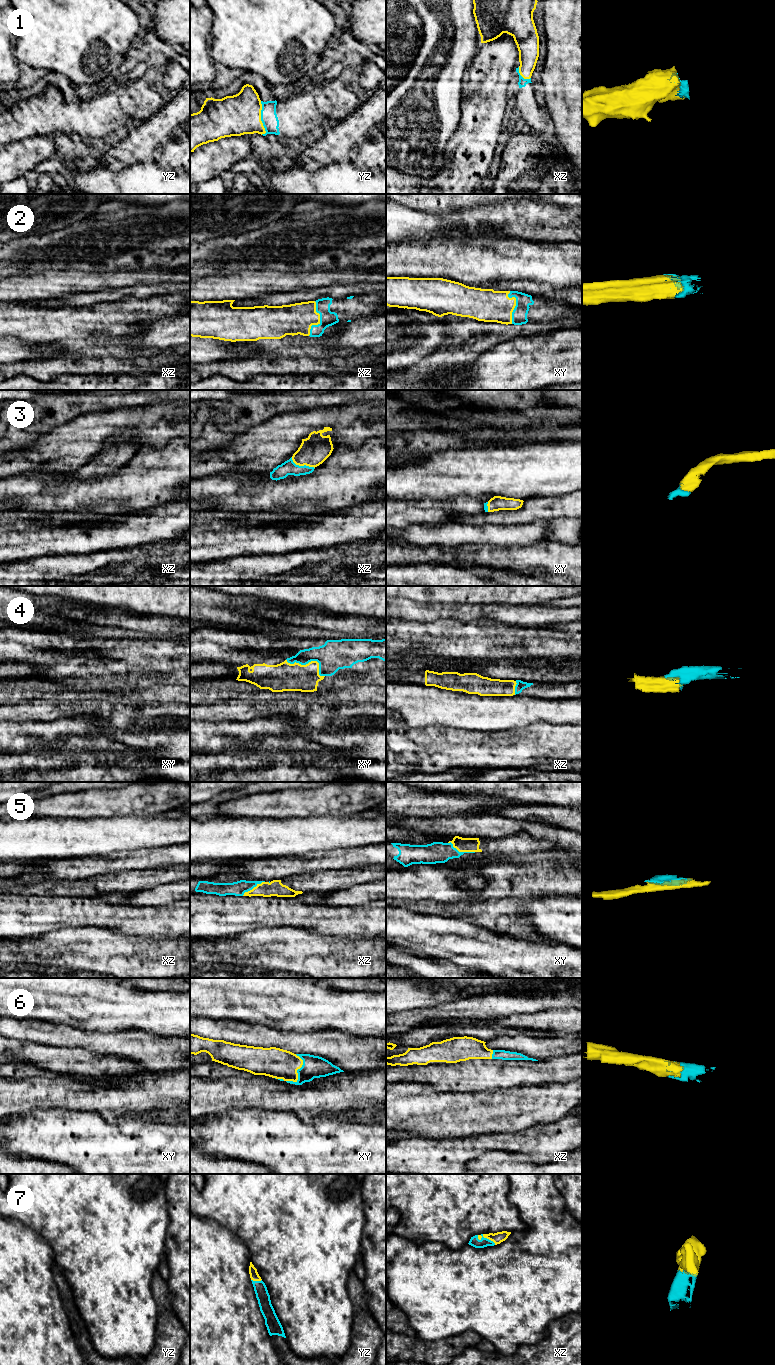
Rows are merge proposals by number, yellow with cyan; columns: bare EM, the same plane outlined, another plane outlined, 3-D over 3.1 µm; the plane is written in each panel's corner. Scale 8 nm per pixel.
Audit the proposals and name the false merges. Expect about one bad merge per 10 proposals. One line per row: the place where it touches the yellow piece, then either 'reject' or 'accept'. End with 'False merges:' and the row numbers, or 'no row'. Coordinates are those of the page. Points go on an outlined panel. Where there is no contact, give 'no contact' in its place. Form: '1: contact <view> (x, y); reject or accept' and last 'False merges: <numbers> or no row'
1: contact yz (260, 118); accept
2: contact xz (319, 320); accept
3: contact xz (302, 465); accept
4: contact xy (310, 662); accept
5: contact xy (461, 851); accept
6: contact xy (296, 1072); accept
7: contact xz (485, 1237); accept
False merges: no row

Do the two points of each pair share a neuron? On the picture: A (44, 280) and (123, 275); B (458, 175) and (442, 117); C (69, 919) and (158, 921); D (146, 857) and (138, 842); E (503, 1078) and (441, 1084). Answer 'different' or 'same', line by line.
A: same
B: different
C: same
D: different
E: same

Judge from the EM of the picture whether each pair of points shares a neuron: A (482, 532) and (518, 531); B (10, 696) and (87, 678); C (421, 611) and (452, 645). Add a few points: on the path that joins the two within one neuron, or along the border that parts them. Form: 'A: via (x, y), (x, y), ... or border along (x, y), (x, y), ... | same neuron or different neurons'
A: via (491, 532), (509, 532) | same neuron
B: border along (39, 679), (43, 681) | different neurons
C: border along (453, 619), (407, 621) | different neurons

